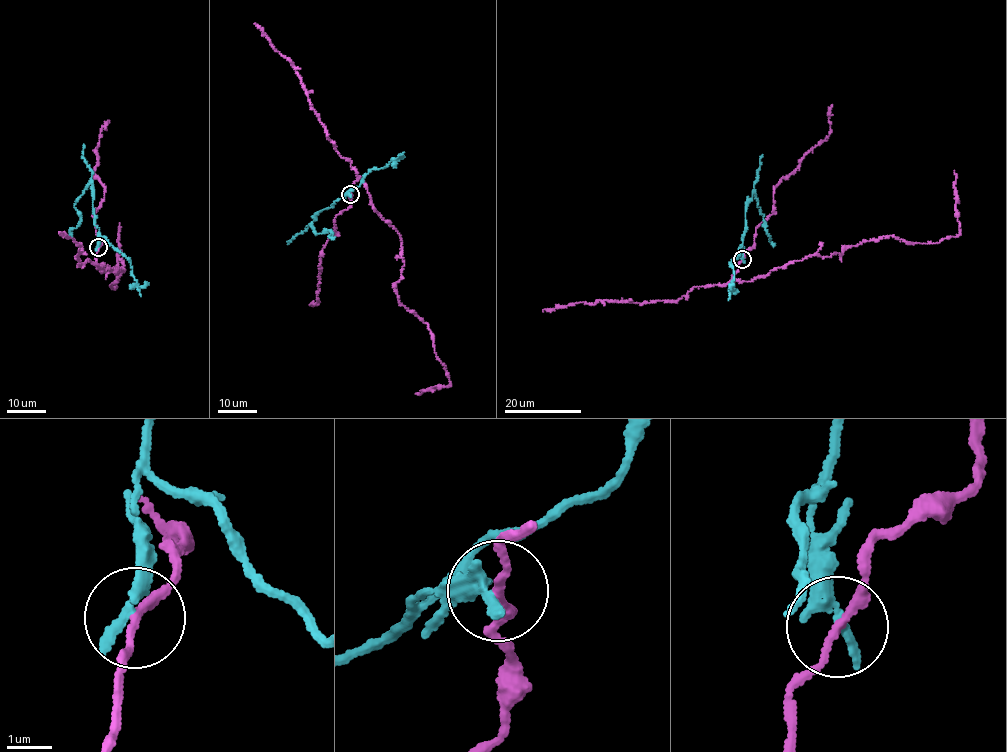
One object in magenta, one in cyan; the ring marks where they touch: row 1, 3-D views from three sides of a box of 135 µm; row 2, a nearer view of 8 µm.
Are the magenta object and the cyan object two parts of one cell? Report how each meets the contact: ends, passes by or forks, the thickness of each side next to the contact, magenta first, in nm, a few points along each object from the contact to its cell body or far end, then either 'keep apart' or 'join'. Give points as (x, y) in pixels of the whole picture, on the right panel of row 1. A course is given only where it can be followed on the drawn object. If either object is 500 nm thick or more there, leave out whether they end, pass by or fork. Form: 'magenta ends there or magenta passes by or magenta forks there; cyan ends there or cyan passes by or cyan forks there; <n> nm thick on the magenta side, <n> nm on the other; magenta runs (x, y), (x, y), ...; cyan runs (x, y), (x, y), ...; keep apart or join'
magenta passes by; cyan ends there; 170 nm thick on the magenta side, 320 nm on the other; magenta runs (742, 258), (731, 281), (883, 236), (954, 237), (954, 171); cyan runs (742, 258), (740, 245), (746, 224), (746, 202), (753, 193), (773, 247); keep apart

